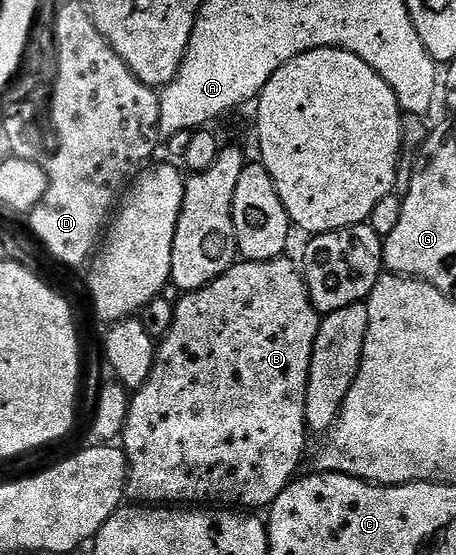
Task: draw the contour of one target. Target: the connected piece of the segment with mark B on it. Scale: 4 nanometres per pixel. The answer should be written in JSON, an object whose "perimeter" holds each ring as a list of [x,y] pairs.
{"perimeter":[[[287,256],[276,257],[273,261],[246,261],[230,266],[214,283],[205,289],[186,293],[175,302],[174,323],[170,331],[159,342],[156,362],[150,371],[150,379],[131,394],[128,402],[128,418],[122,434],[122,448],[128,456],[128,488],[140,503],[183,503],[188,507],[239,507],[244,511],[260,511],[271,506],[278,495],[297,476],[296,468],[304,457],[304,444],[310,438],[306,419],[306,395],[310,359],[314,351],[314,339],[318,339],[318,327],[322,320],[316,312],[308,294],[304,275],[299,264],[288,261]]]}

